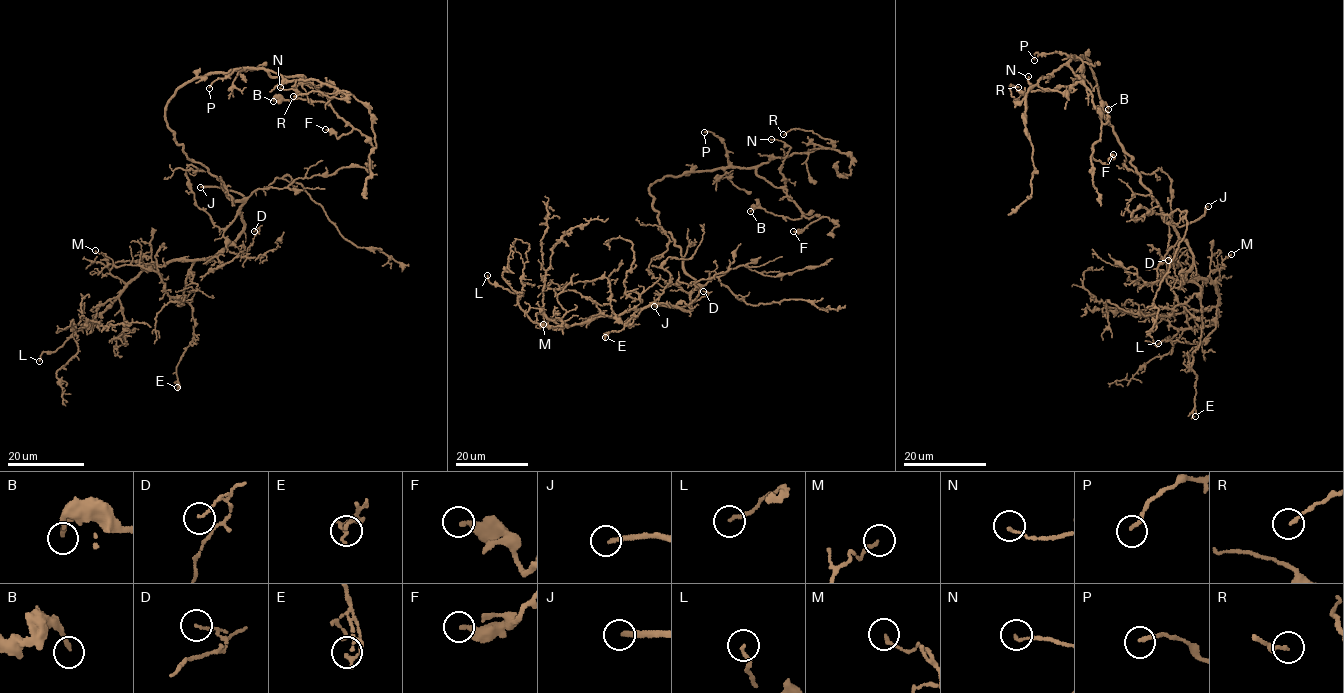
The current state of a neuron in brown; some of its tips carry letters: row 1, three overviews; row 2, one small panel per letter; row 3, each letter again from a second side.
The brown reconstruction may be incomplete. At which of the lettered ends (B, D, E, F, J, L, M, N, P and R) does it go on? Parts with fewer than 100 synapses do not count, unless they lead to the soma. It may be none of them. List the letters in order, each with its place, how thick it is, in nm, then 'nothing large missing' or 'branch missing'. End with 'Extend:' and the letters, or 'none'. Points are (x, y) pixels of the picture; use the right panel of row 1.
B: at (1108, 109); 190 nm thick; nothing large missing
D: at (1168, 260); 110 nm thick; nothing large missing
E: at (1195, 416); 160 nm thick; nothing large missing
F: at (1113, 154); 240 nm thick; nothing large missing
J: at (1208, 206); 190 nm thick; branch missing
L: at (1158, 343); 150 nm thick; nothing large missing
M: at (1231, 254); 130 nm thick; nothing large missing
N: at (1028, 76); 120 nm thick; nothing large missing
P: at (1034, 60); 160 nm thick; nothing large missing
R: at (1018, 87); 140 nm thick; nothing large missing
Extend: J

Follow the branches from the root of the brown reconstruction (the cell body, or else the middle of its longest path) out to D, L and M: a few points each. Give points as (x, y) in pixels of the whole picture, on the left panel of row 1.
D: (206, 168), (228, 197), (242, 201), (243, 231), (231, 245), (247, 257), (259, 229), (254, 231)
L: (206, 168), (228, 197), (242, 201), (243, 231), (210, 257), (151, 264), (61, 347), (42, 352), (39, 361)
M: (206, 168), (228, 197), (242, 201), (243, 231), (233, 241), (210, 257), (150, 264), (126, 283), (95, 250)

